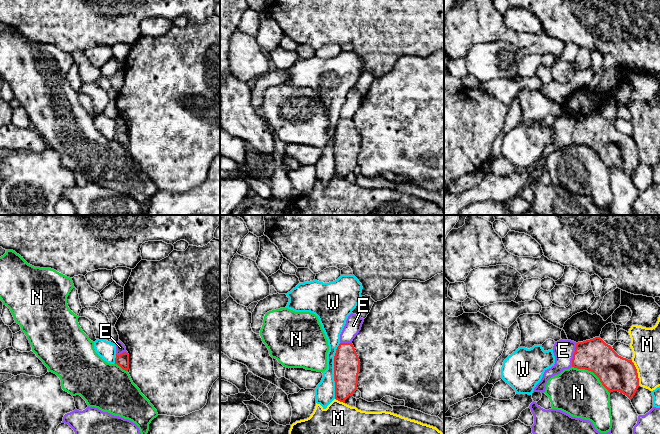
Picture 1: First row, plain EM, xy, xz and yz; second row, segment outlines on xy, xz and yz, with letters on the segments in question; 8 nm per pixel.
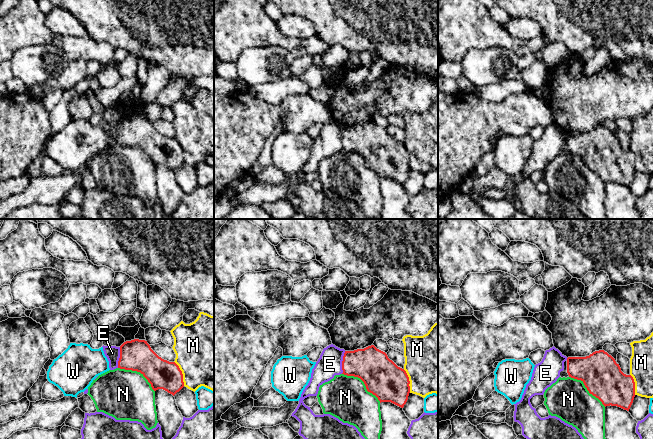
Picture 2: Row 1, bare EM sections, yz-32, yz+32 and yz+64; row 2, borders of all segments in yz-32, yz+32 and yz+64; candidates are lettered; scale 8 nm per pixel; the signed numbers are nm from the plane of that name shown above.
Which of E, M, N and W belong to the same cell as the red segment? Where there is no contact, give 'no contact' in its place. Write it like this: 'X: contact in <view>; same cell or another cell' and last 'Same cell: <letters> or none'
E: contact in yz; same cell
M: contact in yz; another cell
N: contact in yz; another cell
W: contact in xz; another cell
Same cell: E

